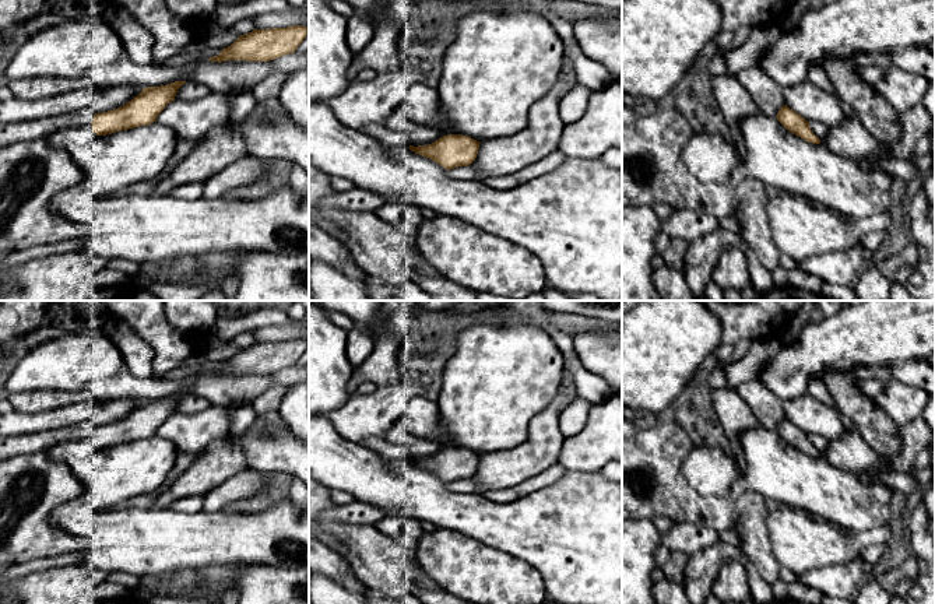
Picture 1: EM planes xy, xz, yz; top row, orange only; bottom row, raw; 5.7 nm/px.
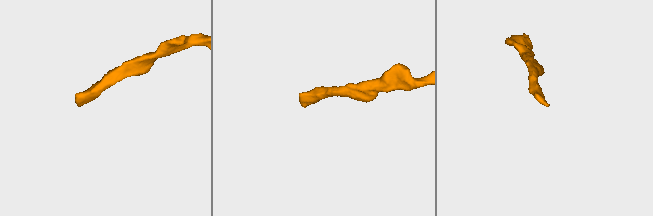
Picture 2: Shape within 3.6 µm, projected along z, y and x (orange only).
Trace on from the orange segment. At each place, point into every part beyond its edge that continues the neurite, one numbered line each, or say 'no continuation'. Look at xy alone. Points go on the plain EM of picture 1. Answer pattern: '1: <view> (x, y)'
1: xy (10, 446)

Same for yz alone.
no continuation

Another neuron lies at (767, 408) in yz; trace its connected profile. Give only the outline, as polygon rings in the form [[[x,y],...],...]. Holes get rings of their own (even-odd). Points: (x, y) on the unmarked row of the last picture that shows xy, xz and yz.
[[[759,379],[739,384],[737,391],[748,403],[760,426],[776,431],[785,418],[783,401]]]

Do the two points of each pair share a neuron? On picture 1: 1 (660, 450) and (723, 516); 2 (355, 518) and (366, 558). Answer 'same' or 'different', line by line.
1: same
2: different

